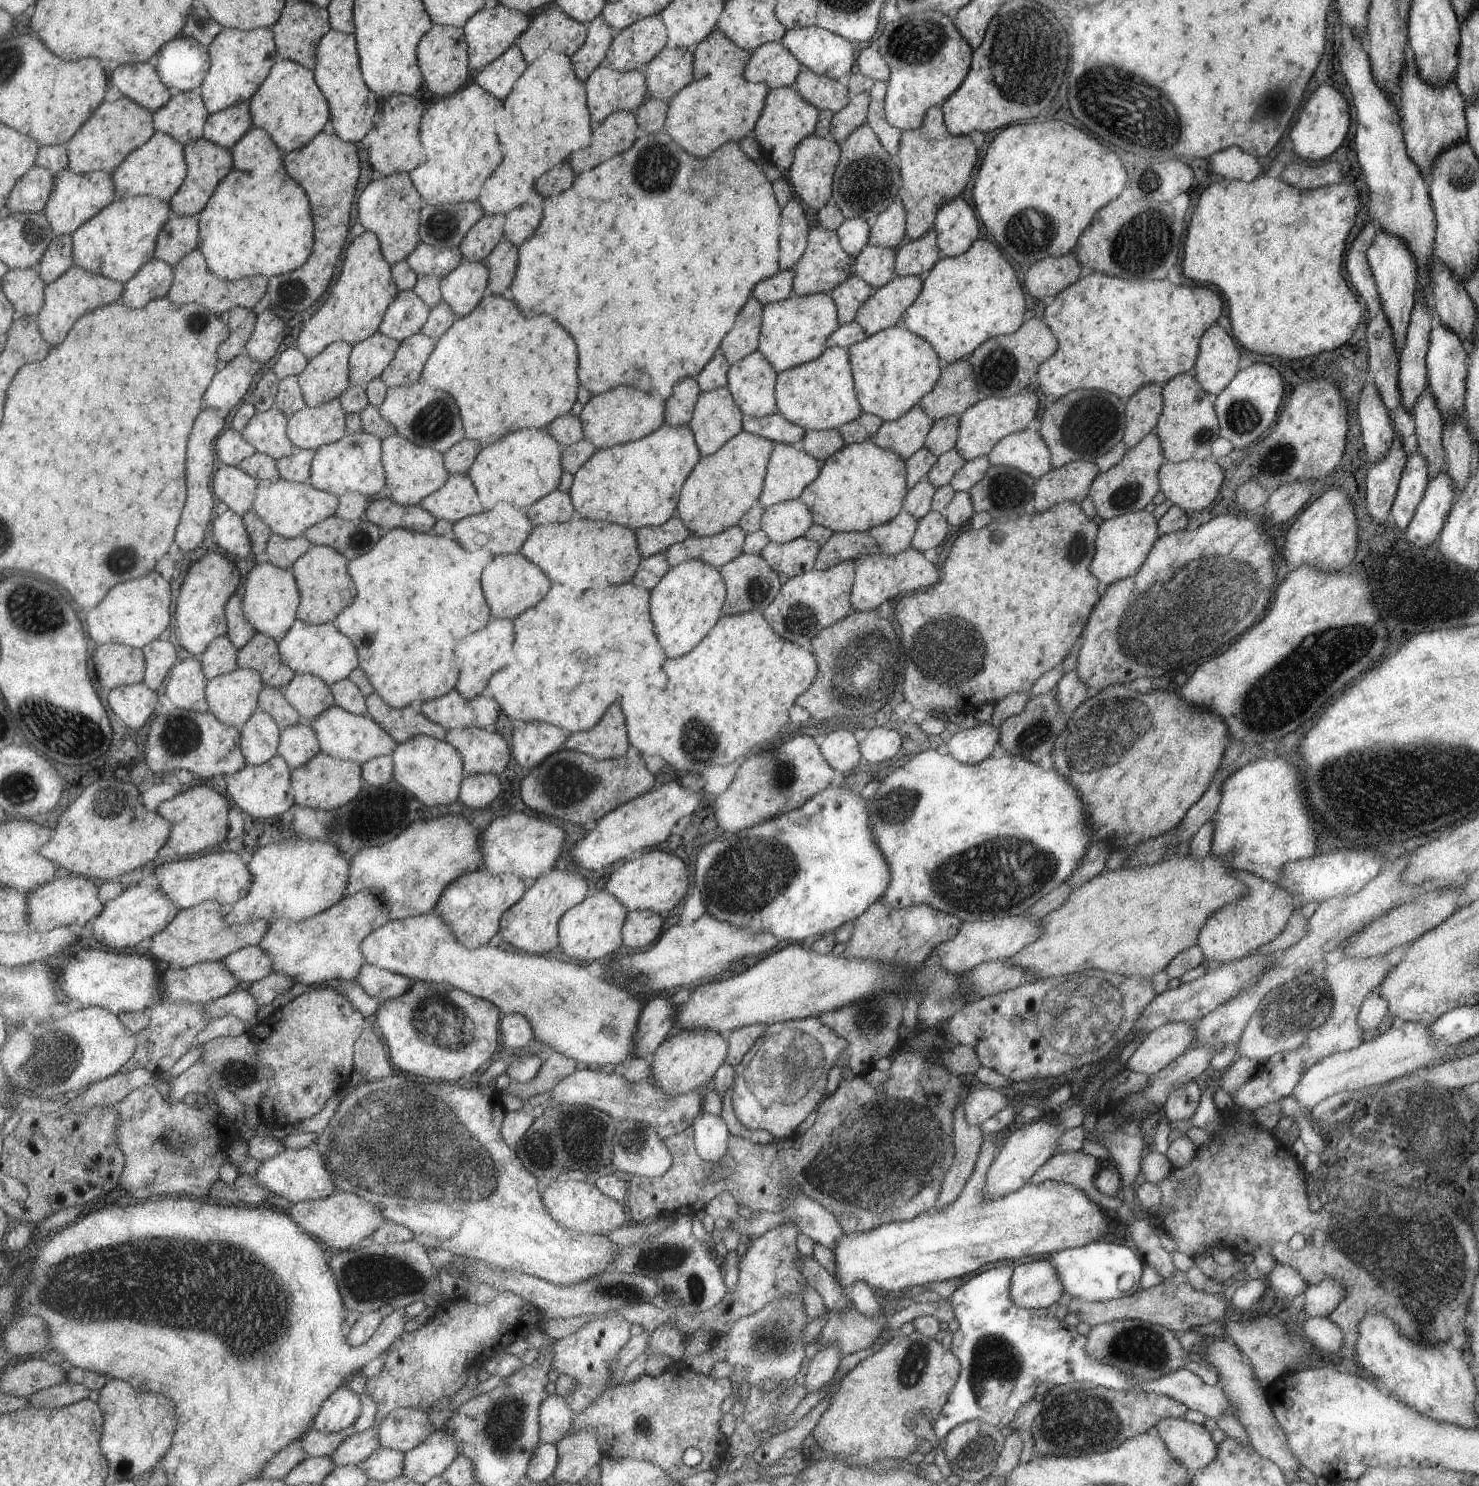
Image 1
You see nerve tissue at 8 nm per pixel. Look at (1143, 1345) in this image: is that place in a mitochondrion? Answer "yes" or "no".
yes

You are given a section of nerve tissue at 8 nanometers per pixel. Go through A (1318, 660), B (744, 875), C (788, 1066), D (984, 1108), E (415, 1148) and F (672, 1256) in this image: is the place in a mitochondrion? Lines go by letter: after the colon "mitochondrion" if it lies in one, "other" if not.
A: mitochondrion
B: mitochondrion
C: mitochondrion
D: other
E: mitochondrion
F: mitochondrion

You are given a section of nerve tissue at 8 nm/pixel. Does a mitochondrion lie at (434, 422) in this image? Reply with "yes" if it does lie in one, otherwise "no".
yes

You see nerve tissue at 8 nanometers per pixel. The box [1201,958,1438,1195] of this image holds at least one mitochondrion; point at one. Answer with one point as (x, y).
(1288, 1012)

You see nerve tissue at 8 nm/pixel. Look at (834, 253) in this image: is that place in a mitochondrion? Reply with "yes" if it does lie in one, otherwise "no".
no

